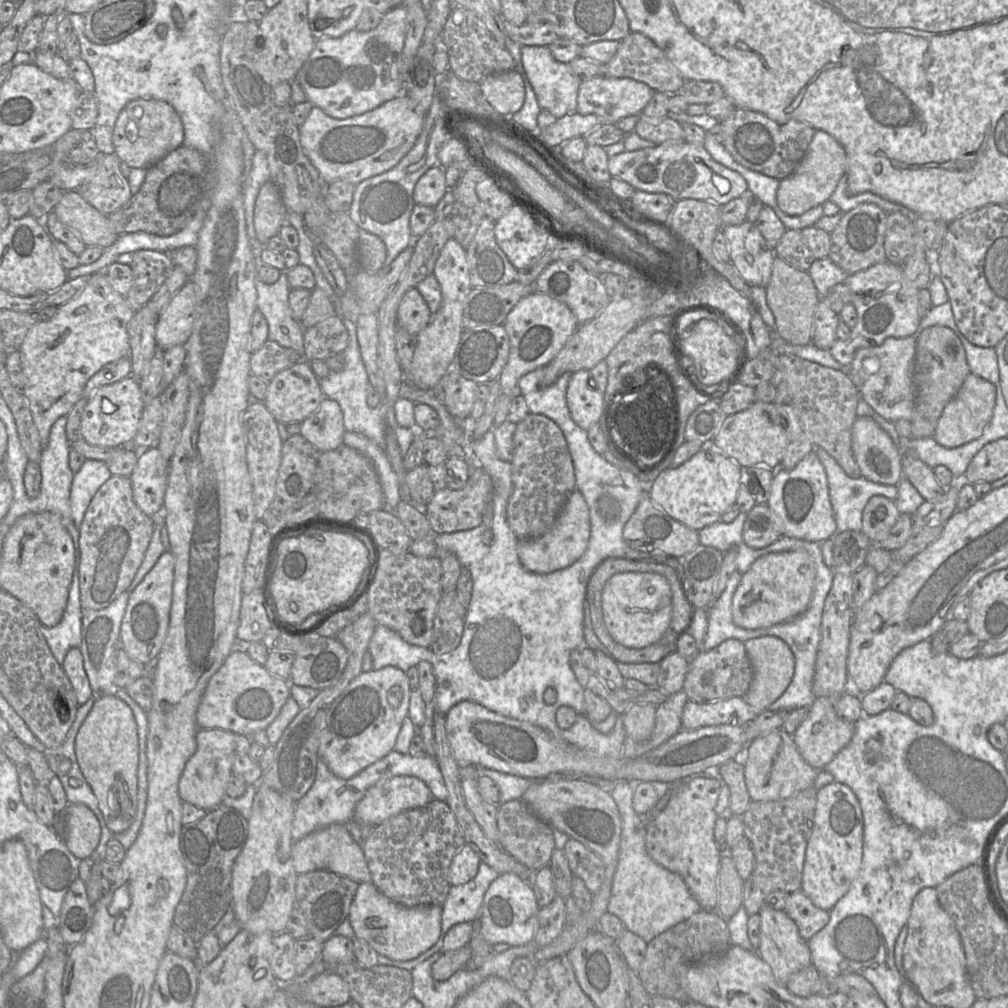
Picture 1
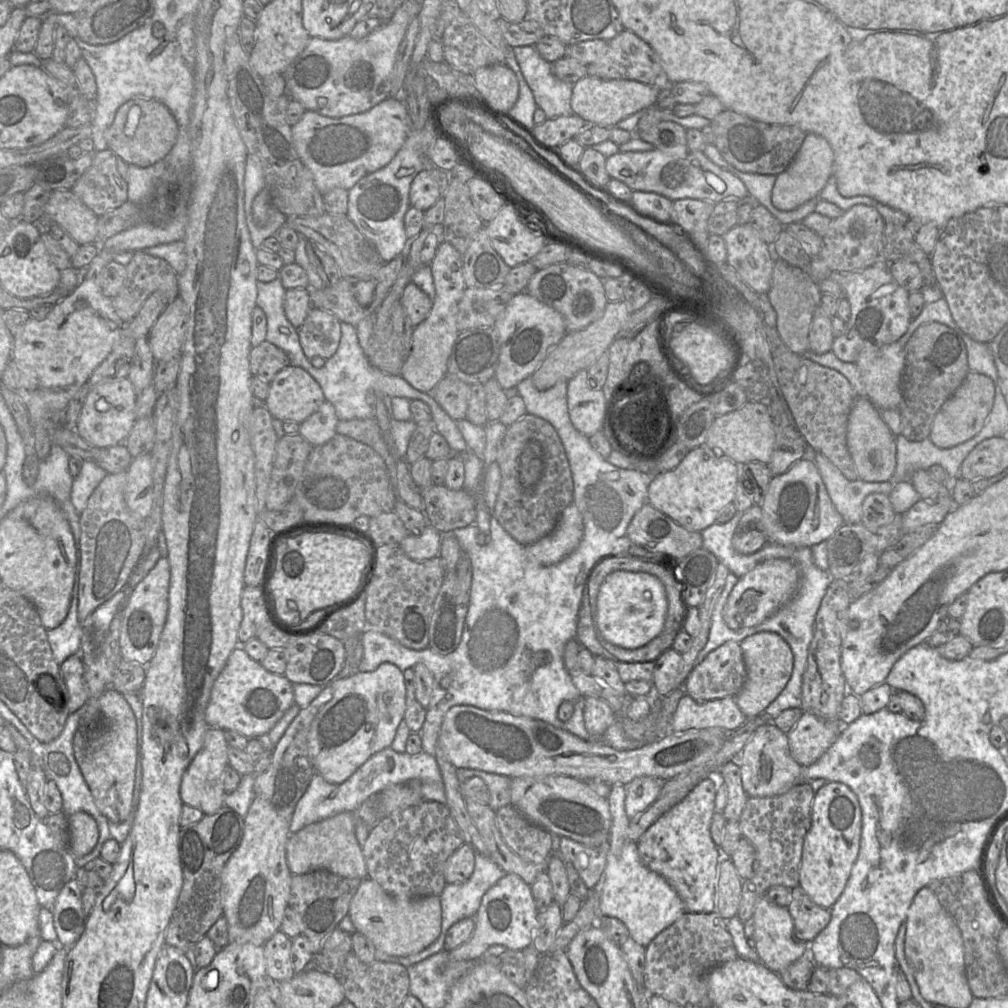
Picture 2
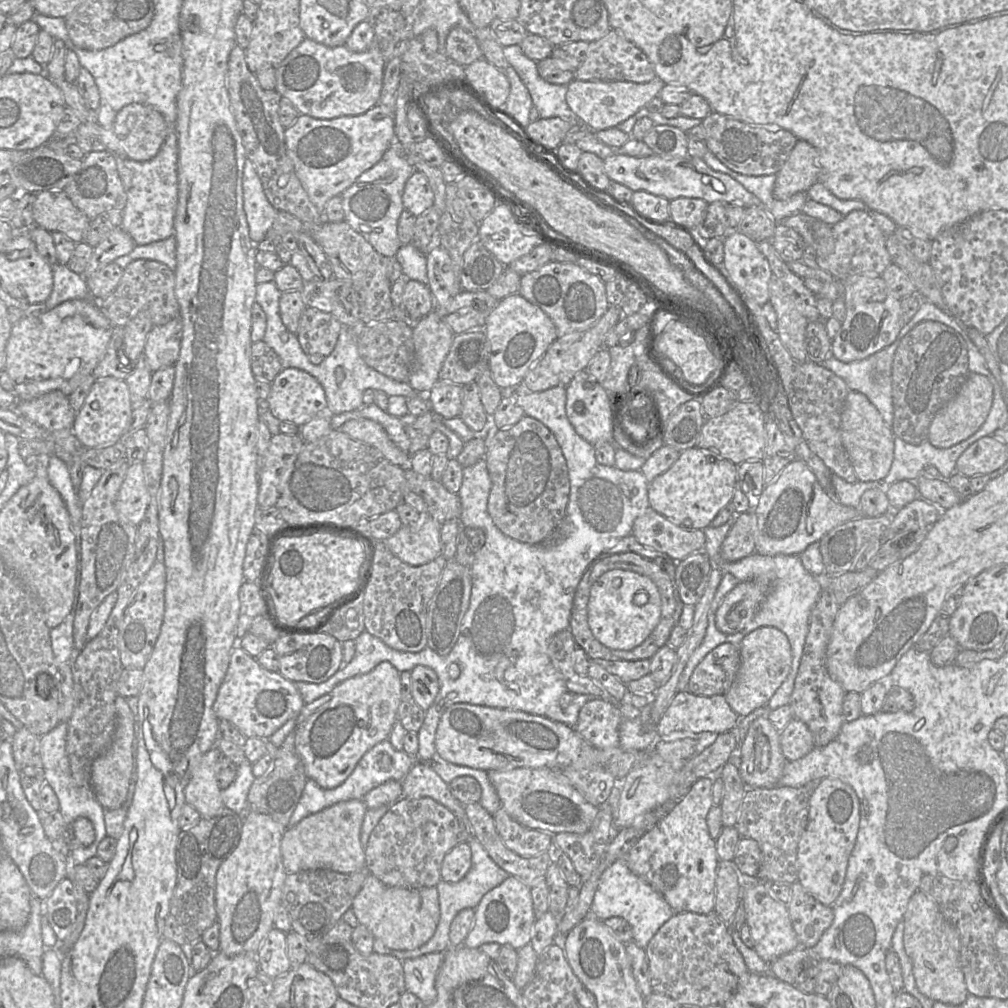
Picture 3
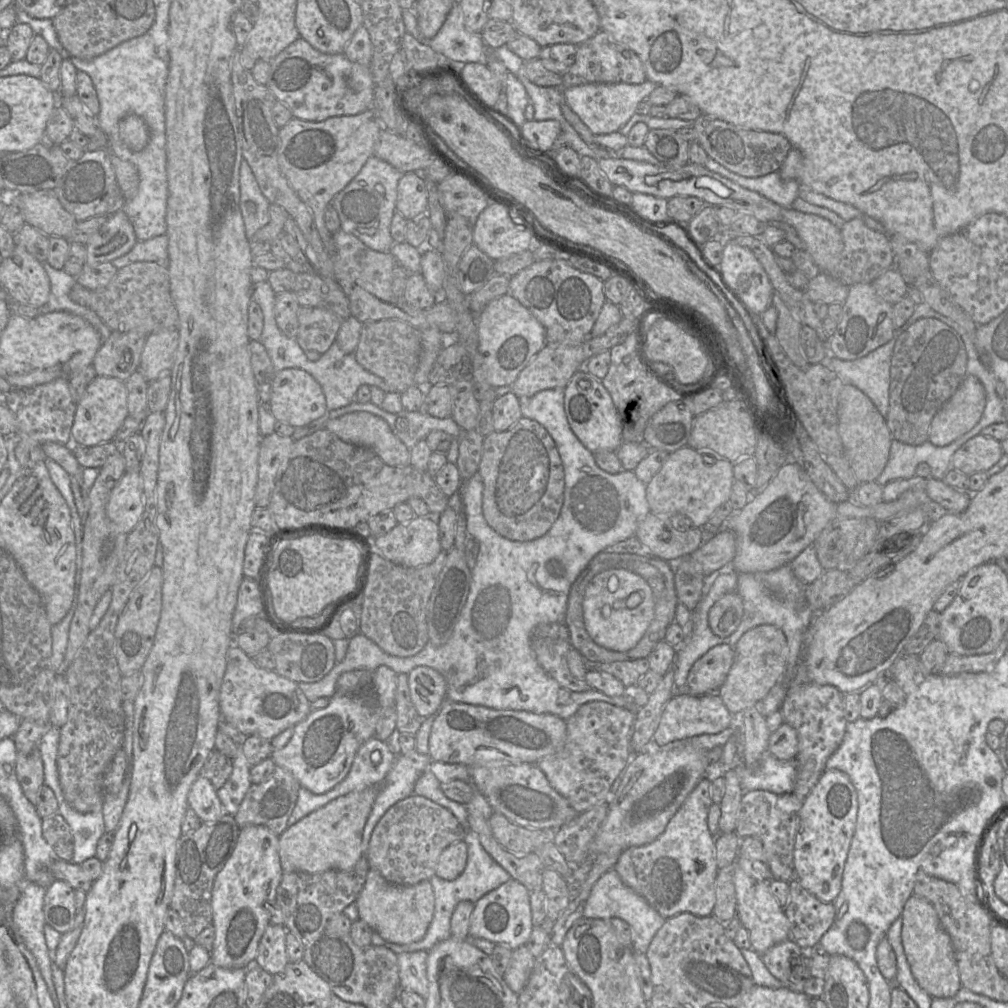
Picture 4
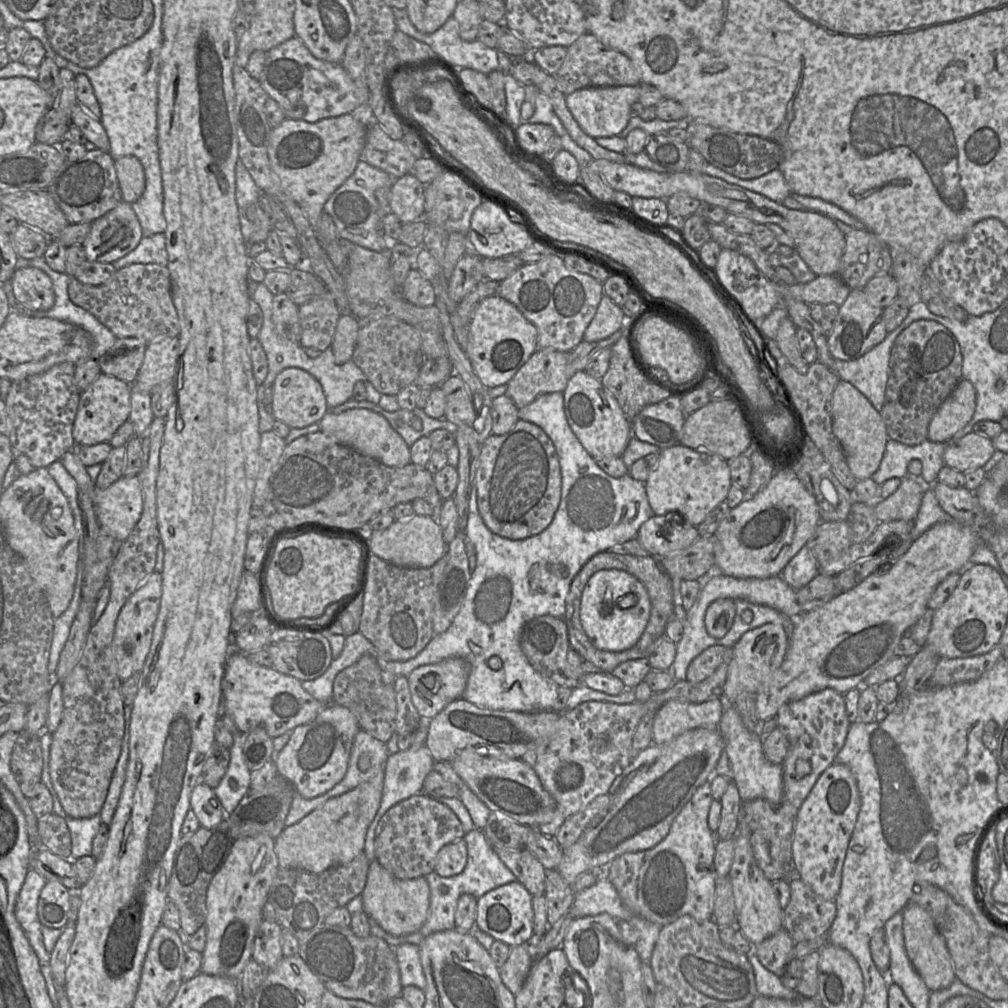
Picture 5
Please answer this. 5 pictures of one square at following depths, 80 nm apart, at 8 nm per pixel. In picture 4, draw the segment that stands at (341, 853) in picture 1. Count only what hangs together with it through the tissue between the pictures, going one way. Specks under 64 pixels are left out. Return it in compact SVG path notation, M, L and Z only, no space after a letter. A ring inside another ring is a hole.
M370 786L340 796L288 826L279 835L279 857L283 872L320 873L352 869L363 855L362 835L379 787Z

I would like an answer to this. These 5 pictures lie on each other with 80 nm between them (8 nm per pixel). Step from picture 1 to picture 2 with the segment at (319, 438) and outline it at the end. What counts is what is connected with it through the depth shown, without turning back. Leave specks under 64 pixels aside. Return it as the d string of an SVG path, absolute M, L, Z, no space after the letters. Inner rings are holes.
M324 401L318 409L299 426L299 434L313 447L319 446L335 436L337 418L334 406Z

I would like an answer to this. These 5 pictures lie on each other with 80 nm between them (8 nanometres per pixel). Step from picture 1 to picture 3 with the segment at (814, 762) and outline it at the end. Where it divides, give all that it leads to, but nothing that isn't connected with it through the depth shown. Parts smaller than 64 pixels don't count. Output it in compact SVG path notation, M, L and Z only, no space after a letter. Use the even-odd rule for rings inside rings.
M793 719L780 732L780 745L788 761L801 759L815 748L812 733L807 725L798 719Z

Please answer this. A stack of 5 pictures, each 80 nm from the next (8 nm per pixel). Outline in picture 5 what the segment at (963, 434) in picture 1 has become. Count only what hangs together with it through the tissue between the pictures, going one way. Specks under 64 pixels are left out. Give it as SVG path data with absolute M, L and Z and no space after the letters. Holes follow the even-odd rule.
M962 379L934 414L928 428L928 440L950 441L973 417L976 398L973 384Z

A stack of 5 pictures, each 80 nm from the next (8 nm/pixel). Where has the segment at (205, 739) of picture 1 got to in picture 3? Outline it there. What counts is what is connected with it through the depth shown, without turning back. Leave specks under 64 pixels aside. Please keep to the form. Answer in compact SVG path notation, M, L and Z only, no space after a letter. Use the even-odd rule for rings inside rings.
M215 745L210 748L193 769L184 789L185 802L196 809L201 817L212 818L224 807L221 789L216 780L216 763L223 755Z

